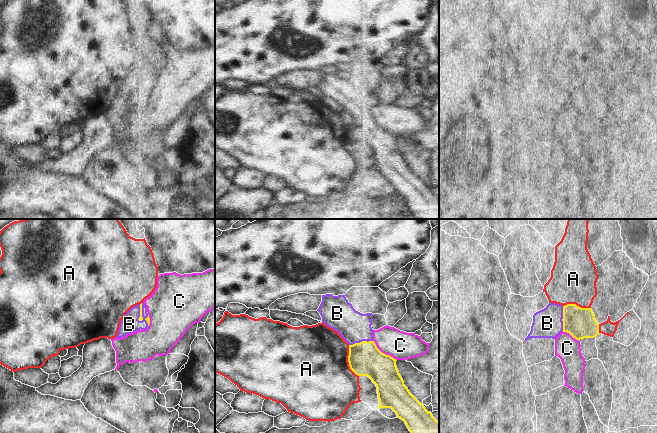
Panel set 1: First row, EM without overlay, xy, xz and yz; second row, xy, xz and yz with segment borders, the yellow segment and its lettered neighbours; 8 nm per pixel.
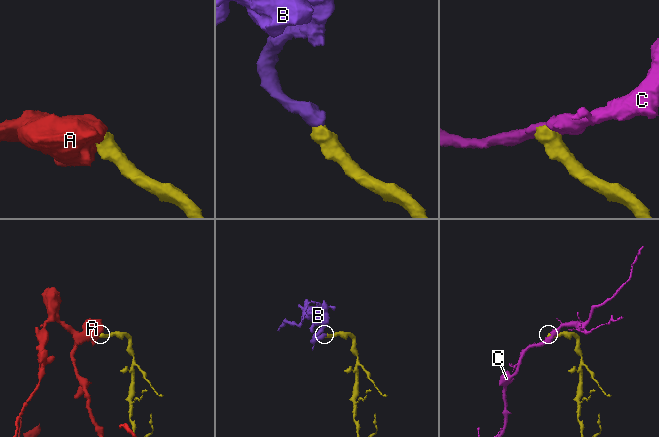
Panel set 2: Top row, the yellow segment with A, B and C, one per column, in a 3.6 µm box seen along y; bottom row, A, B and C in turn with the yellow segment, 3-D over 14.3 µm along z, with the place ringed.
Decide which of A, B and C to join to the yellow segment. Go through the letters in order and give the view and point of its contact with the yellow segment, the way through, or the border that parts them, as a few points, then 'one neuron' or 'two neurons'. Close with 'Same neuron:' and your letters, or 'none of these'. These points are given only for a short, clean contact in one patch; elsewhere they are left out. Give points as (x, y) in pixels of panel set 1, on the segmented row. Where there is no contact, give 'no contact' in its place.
A: meets yellow in xz at (348, 361); two neurons
B: meets yellow in yz at (563, 318); runs through yz (580, 323), (571, 318), (563, 318), (555, 318), (547, 323); one neuron
C: meets yellow in xz at (383, 353); border along xz (373, 340), (382, 352), (389, 354), (396, 360); two neurons
Same neuron: B

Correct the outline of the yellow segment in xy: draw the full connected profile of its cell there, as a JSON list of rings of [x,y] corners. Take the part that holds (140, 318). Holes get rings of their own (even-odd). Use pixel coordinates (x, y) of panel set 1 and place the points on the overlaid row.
[[[144,303],[132,307],[121,320],[116,338],[122,338],[138,330],[146,330],[150,324],[147,307]]]

